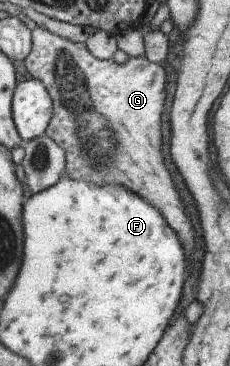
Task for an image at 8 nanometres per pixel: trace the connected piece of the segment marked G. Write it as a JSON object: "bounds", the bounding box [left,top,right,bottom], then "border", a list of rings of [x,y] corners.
{"bounds":[23,26,194,262],"border":[[[36,26],[31,31],[31,49],[23,60],[26,72],[34,80],[39,80],[52,101],[52,116],[47,129],[43,132],[51,138],[65,154],[63,173],[75,181],[96,184],[112,182],[124,186],[144,198],[148,204],[156,206],[160,212],[164,208],[164,222],[176,232],[180,246],[184,248],[186,262],[194,252],[194,230],[186,216],[184,204],[176,192],[170,172],[164,167],[160,153],[162,132],[160,132],[160,112],[164,104],[164,69],[146,60],[146,58],[128,57],[123,65],[112,60],[100,61],[90,54],[84,43],[74,43],[58,35],[51,34],[42,27]]]}

